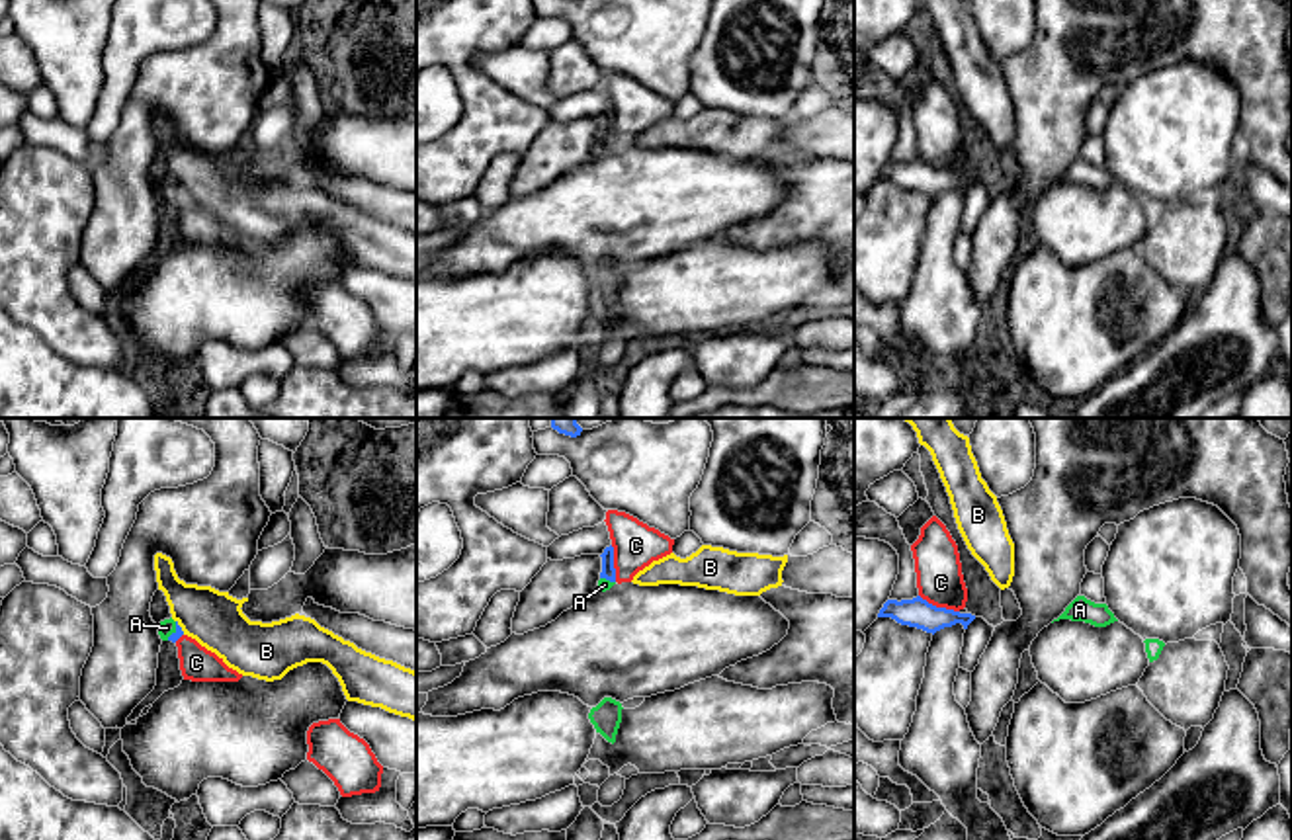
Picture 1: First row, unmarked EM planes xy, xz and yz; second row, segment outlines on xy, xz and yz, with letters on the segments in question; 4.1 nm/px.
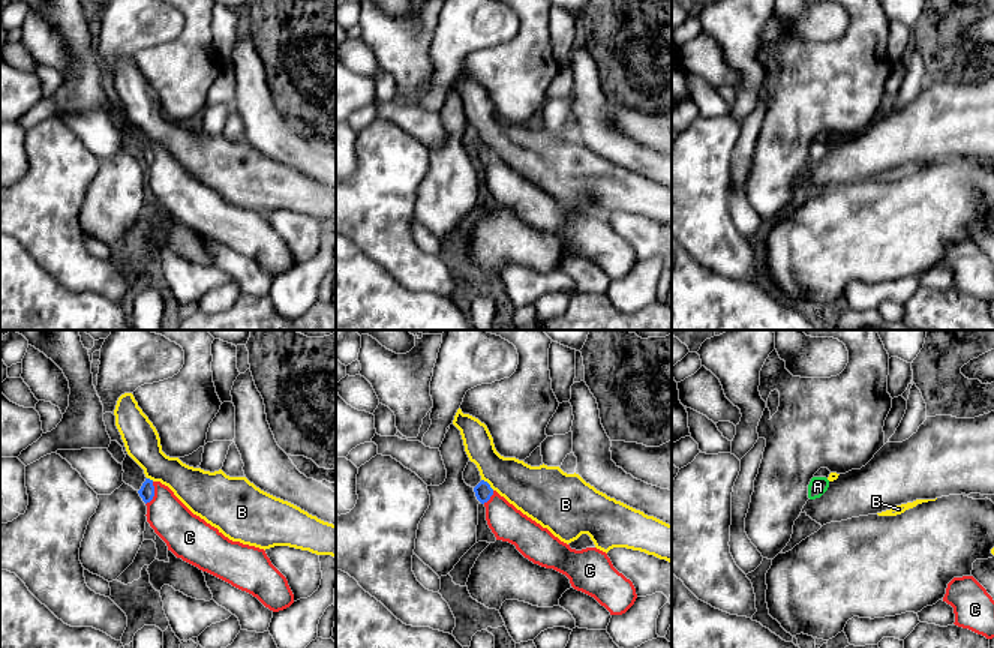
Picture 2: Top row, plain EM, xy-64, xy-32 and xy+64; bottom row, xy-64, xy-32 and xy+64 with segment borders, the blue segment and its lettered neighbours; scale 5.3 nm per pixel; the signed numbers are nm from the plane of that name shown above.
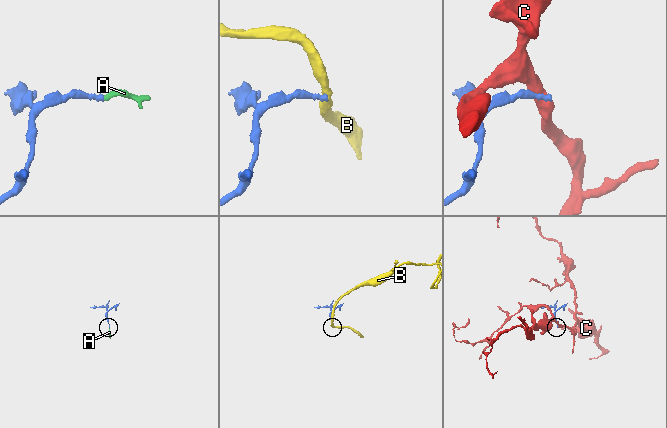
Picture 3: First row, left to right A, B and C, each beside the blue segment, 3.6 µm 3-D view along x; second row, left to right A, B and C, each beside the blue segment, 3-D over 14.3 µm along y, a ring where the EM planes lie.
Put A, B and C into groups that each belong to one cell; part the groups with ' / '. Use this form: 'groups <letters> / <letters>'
groups A / B / C

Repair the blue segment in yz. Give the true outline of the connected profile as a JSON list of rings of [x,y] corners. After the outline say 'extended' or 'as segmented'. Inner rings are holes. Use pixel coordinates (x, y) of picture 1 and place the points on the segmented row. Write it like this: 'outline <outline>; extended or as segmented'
outline [[[921,596],[913,600],[887,600],[880,609],[878,617],[891,617],[901,625],[917,627],[926,633],[936,633],[944,627],[962,623],[964,629],[975,619],[971,613],[960,613],[946,608],[936,608],[923,600]]]; as segmented

